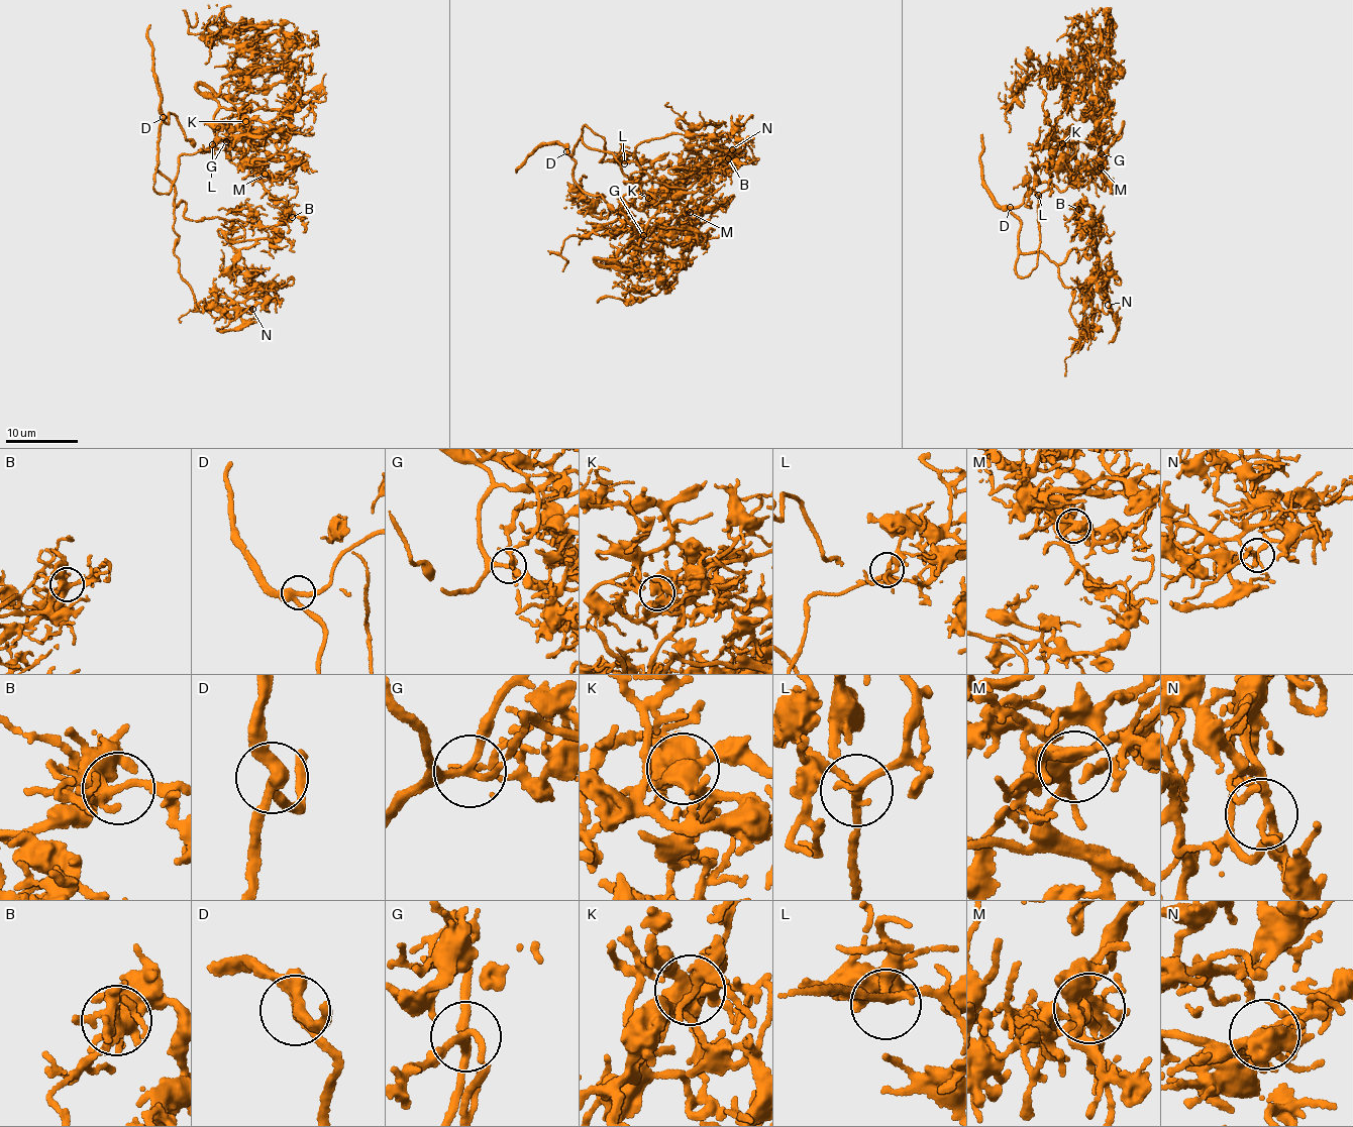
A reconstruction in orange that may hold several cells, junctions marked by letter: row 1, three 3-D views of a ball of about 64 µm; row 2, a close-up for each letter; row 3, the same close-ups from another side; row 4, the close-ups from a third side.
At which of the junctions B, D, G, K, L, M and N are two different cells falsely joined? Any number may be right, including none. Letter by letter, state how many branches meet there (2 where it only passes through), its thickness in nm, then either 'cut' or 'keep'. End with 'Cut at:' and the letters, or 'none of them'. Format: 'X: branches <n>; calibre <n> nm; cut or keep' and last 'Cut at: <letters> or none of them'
B: branches 5; calibre 240 nm; keep
D: branches 3; calibre 320 nm; keep
G: branches 3; calibre 180 nm; keep
K: branches 5; calibre 440 nm; keep
L: branches 3; calibre 190 nm; keep
M: branches 5; calibre 380 nm; keep
N: branches 3; calibre 180 nm; keep
Cut at: none of them

